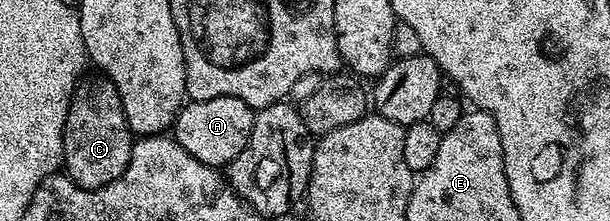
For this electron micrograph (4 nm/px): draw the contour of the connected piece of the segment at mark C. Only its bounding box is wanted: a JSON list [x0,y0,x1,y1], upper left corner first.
[62,75,133,190]

